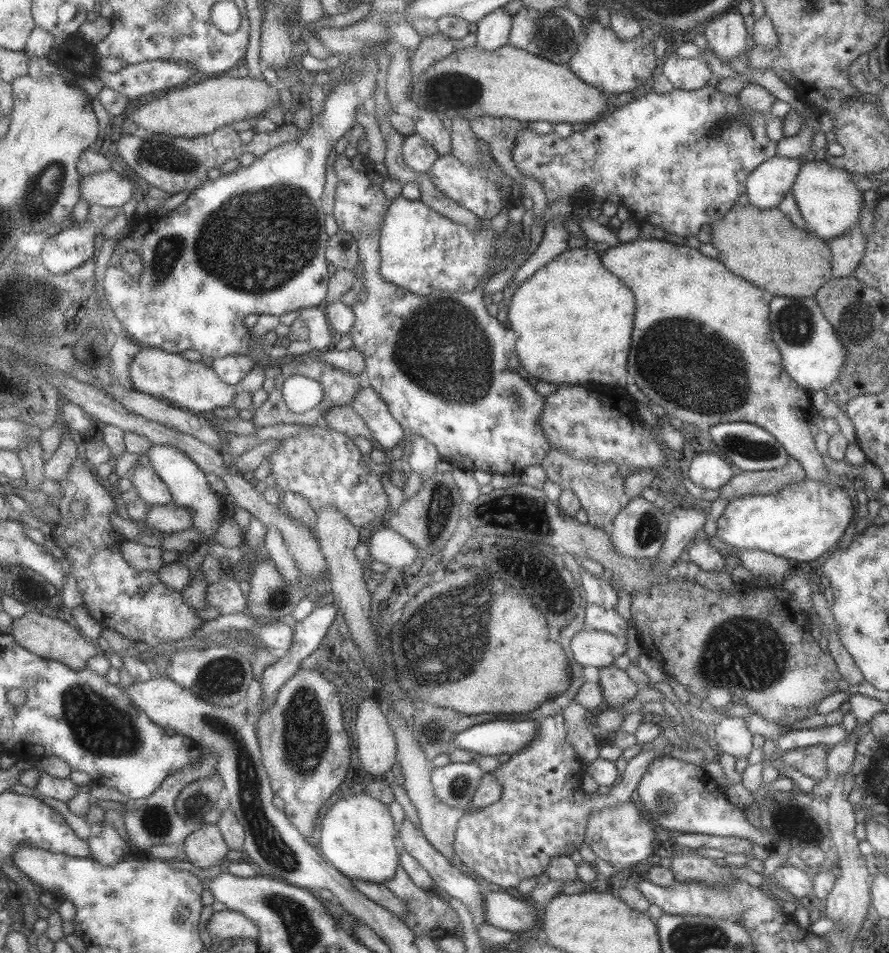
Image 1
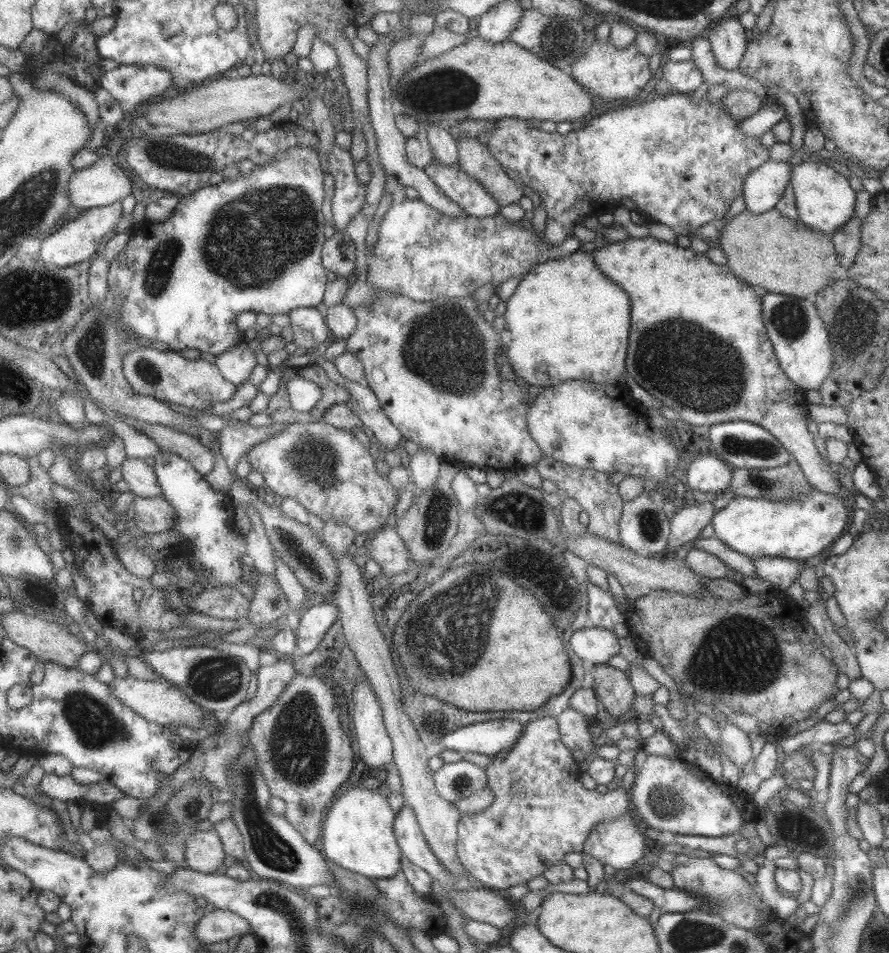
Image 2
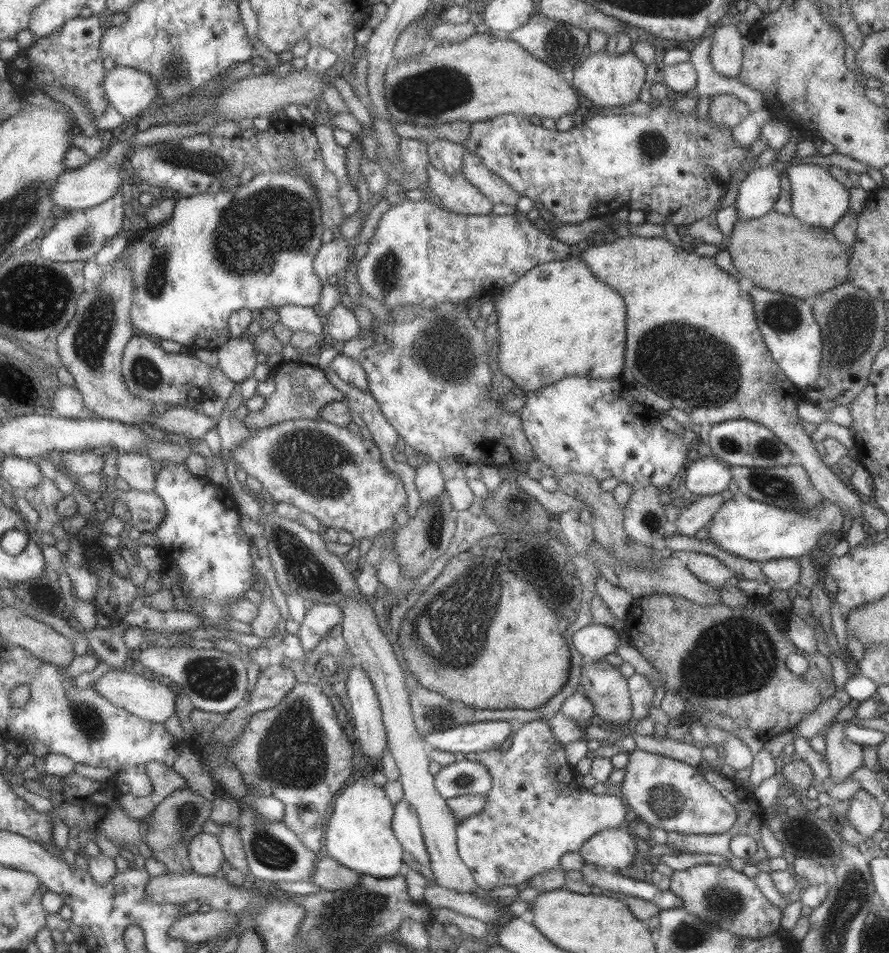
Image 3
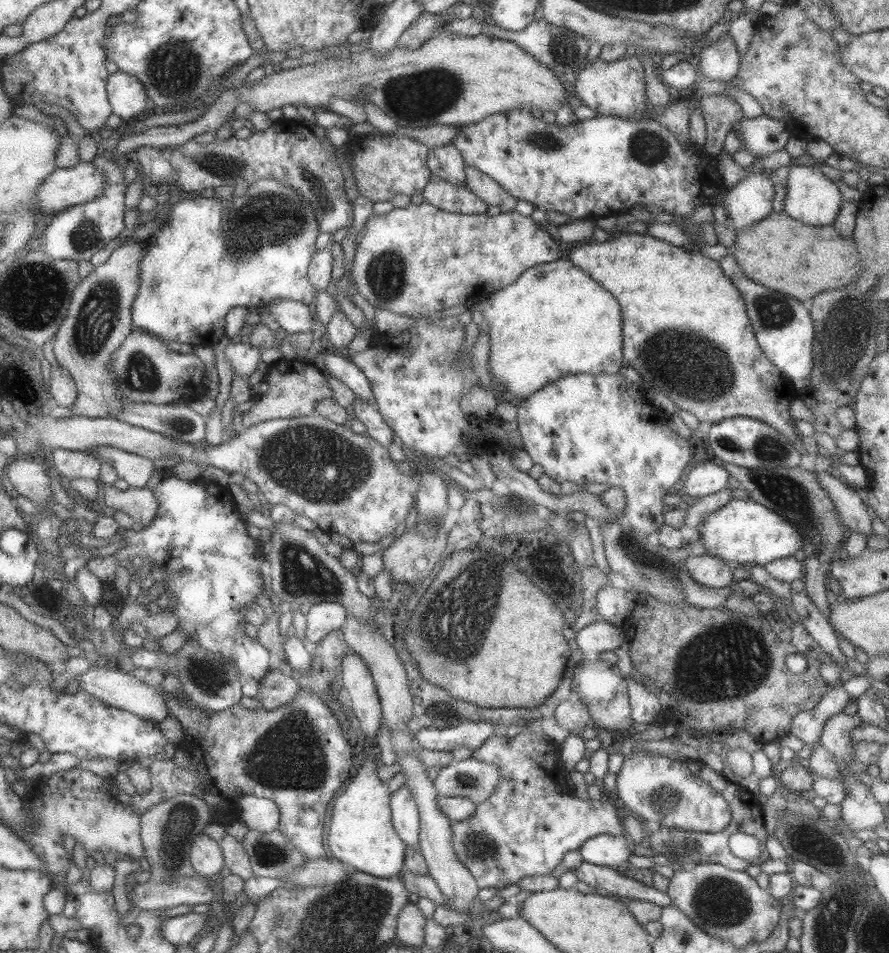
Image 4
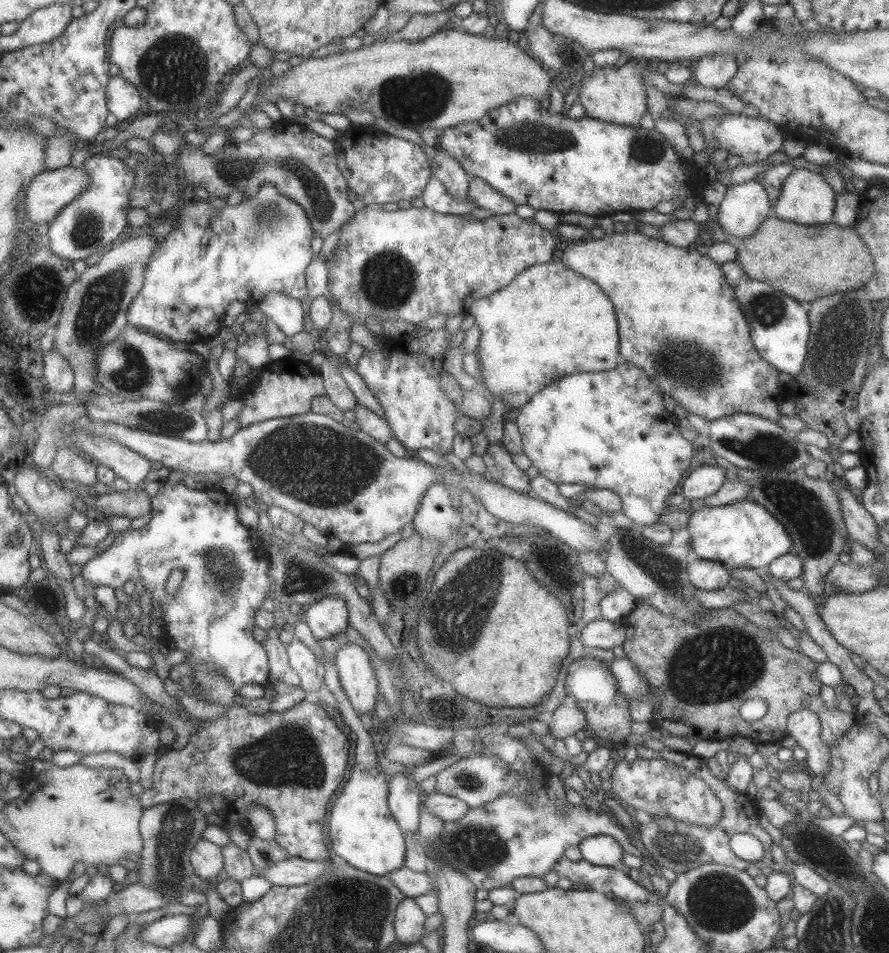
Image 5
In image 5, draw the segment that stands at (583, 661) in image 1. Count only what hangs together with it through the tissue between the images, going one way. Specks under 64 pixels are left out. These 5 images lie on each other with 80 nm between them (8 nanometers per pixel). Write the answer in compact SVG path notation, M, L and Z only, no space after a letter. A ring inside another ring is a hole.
M603 619L589 622L579 636L583 648L610 650L622 646L625 641L623 626L620 622L611 622Z

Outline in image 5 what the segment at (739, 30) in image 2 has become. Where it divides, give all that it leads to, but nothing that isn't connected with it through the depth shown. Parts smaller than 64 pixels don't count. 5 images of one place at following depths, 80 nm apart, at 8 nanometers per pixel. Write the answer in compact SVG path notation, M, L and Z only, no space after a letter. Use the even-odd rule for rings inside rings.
M708 54L697 59L693 73L695 84L709 88L723 88L737 70L735 56L728 54Z

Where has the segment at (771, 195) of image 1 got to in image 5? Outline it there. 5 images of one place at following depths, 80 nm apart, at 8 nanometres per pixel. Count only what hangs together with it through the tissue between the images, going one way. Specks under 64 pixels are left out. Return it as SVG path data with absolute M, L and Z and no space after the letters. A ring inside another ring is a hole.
M757 180L727 185L726 189L723 200L717 206L716 221L723 232L732 236L729 242L739 243L744 238L749 238L759 228L759 225L772 215L772 205L765 189Z

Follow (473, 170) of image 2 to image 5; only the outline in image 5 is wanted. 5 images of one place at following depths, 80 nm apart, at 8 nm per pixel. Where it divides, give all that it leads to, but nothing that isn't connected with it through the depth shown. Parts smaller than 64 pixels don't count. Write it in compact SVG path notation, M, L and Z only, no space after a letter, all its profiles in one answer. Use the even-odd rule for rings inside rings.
M475 177L469 178L467 198L475 207L489 210L492 216L509 215L515 211L516 205L511 200L499 195L491 185Z

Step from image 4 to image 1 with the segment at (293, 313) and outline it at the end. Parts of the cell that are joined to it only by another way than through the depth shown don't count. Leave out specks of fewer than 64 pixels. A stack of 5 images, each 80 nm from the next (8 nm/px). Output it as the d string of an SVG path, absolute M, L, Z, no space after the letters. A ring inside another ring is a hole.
M322 306L305 307L298 309L298 317L308 326L308 342L315 352L329 350L332 338L328 320Z

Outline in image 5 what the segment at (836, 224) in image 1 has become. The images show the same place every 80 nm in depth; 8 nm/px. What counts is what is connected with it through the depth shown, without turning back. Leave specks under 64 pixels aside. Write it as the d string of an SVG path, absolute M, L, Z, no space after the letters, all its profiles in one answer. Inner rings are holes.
M793 168L789 176L783 180L781 192L772 205L772 216L803 225L826 223L832 220L835 195L821 174L815 174L805 168Z

